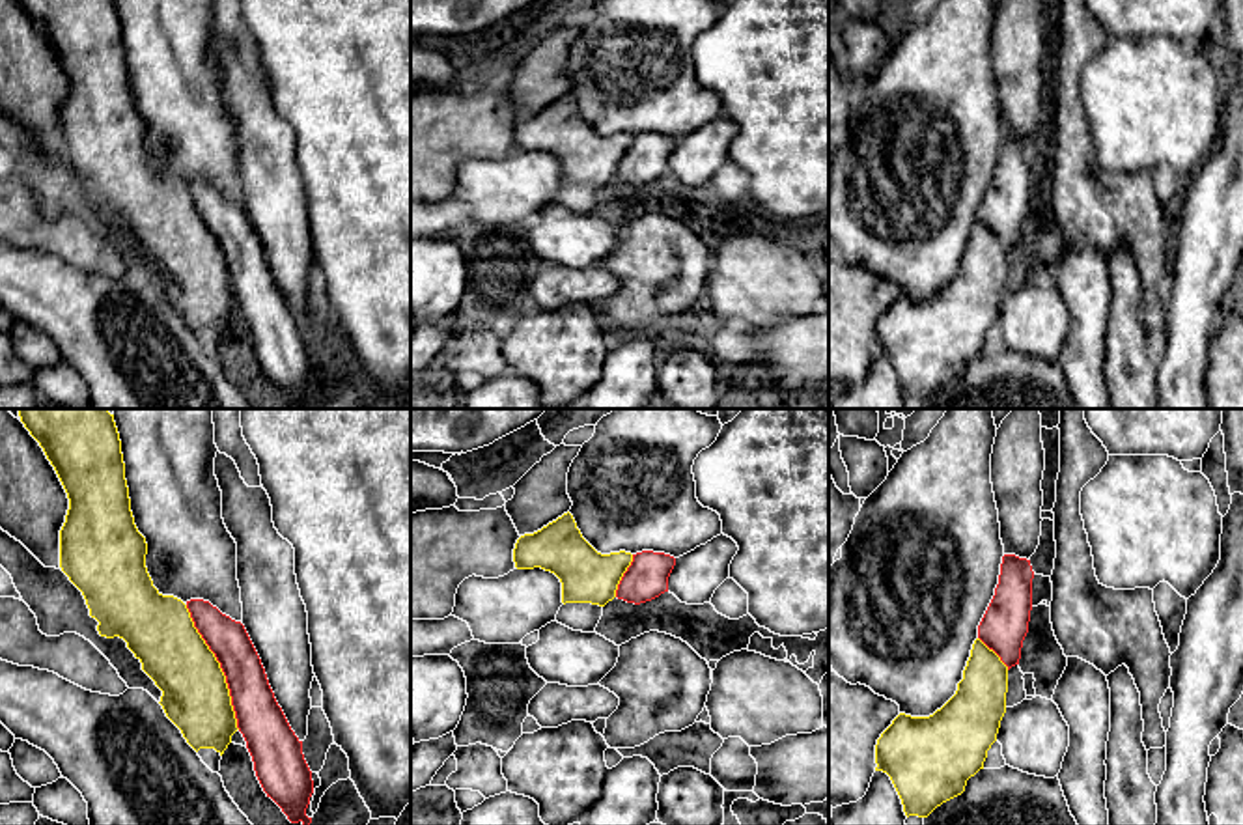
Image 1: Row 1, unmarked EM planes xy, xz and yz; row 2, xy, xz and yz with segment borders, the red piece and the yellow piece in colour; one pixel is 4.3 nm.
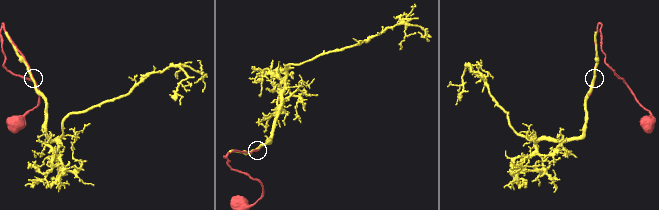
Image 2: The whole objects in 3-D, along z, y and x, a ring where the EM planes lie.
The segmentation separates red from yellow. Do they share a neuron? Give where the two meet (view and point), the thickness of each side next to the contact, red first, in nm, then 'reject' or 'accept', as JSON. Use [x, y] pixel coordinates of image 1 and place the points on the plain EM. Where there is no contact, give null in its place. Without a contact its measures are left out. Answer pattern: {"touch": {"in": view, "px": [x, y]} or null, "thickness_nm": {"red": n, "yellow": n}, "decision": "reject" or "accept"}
{"touch": {"in": "xy", "px": [221, 249]}, "thickness_nm": {"red": 190, "yellow": 280}, "decision": "accept"}

